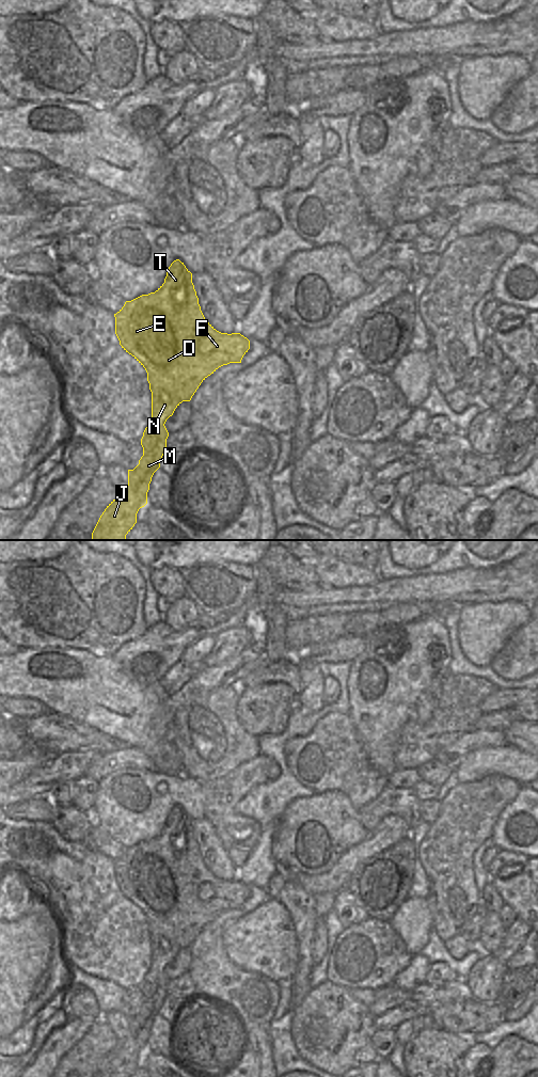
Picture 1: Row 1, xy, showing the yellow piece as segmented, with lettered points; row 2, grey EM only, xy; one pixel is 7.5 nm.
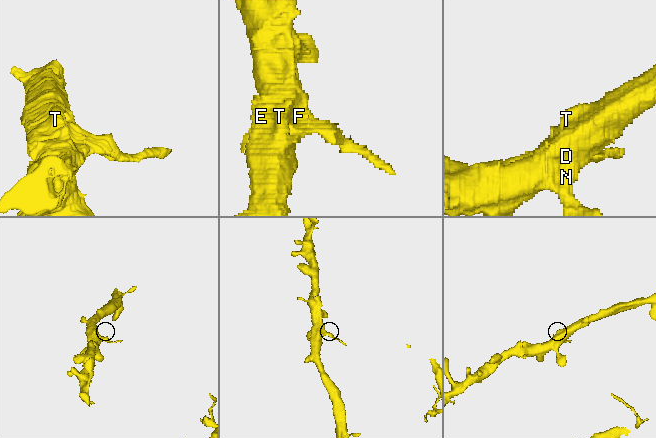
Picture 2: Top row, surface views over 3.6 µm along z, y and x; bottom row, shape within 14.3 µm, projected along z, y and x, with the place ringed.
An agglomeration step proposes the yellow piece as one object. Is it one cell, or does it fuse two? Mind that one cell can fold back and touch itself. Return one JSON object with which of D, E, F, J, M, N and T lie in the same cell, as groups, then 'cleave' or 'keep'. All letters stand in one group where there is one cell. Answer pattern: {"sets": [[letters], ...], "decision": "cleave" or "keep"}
{"sets": [["D", "E", "F", "J", "M", "N", "T"]], "decision": "keep"}

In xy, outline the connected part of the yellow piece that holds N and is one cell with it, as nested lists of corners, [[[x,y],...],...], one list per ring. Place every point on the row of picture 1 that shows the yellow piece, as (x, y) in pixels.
[[[179,259],[174,260],[167,270],[164,283],[155,291],[142,295],[114,314],[115,334],[122,348],[131,354],[146,370],[149,390],[152,392],[152,417],[143,432],[141,445],[143,456],[133,470],[128,470],[128,486],[123,493],[107,506],[100,516],[93,533],[93,540],[125,540],[126,535],[137,523],[137,513],[147,504],[147,492],[154,473],[160,468],[162,456],[167,449],[169,432],[164,426],[167,419],[173,415],[175,409],[183,401],[190,401],[201,383],[219,367],[230,363],[241,363],[243,355],[250,349],[250,340],[240,333],[221,333],[217,331],[204,317],[199,298],[192,283],[192,273]]]

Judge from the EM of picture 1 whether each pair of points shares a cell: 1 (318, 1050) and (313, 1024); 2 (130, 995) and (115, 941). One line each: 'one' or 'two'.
1: one
2: two

